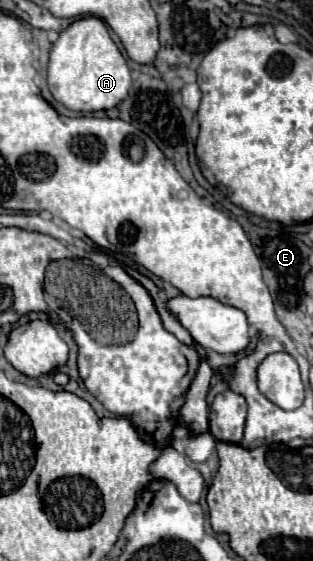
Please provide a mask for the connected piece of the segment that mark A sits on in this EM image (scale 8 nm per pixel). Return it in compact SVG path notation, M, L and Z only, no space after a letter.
M81 17L73 21L63 33L59 33L59 39L55 41L49 55L47 83L51 95L71 111L107 111L117 107L127 97L131 87L131 71L125 57L113 43L107 25L97 17Z

